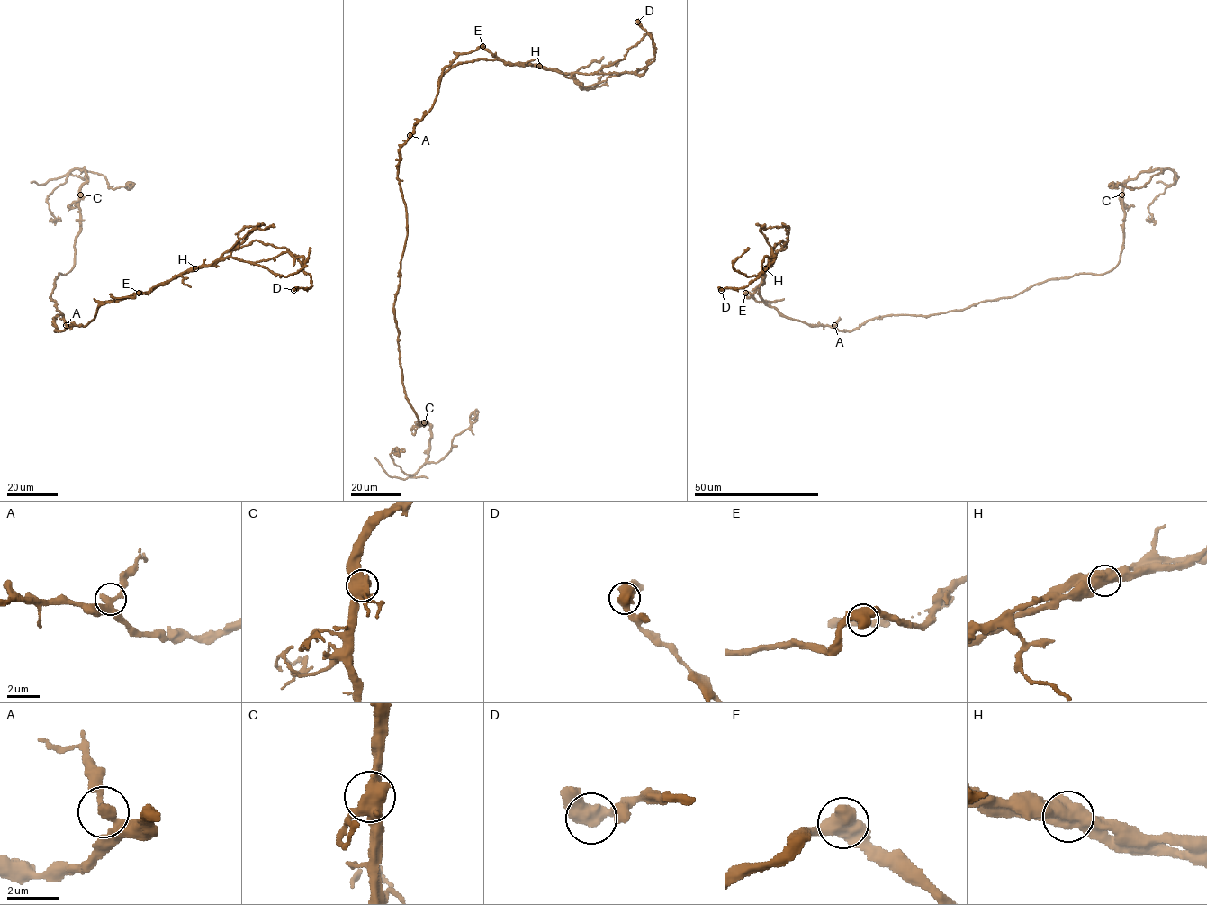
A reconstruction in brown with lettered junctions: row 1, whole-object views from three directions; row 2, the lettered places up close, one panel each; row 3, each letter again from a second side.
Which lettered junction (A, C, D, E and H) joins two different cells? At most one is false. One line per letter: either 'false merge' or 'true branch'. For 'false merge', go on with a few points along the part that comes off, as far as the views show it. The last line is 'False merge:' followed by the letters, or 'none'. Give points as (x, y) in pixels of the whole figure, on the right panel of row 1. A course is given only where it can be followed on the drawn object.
A: true branch
C: true branch
D: true branch
E: true branch
H: false merge; course (765, 268), (776, 252), (786, 248), (782, 240), (771, 247), (770, 257), (765, 257), (761, 271), (758, 274)
False merge: H

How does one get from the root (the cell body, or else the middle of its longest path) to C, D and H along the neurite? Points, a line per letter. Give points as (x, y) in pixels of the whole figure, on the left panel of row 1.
C: (59, 315), (63, 315), (56, 302), (49, 297), (58, 274), (64, 275), (74, 266), (80, 194)
D: (59, 315), (55, 330), (85, 326), (115, 298), (229, 257), (291, 252), (311, 285), (293, 290)
H: (59, 315), (53, 318), (55, 330), (85, 326), (100, 305), (115, 298), (147, 294), (195, 268)

